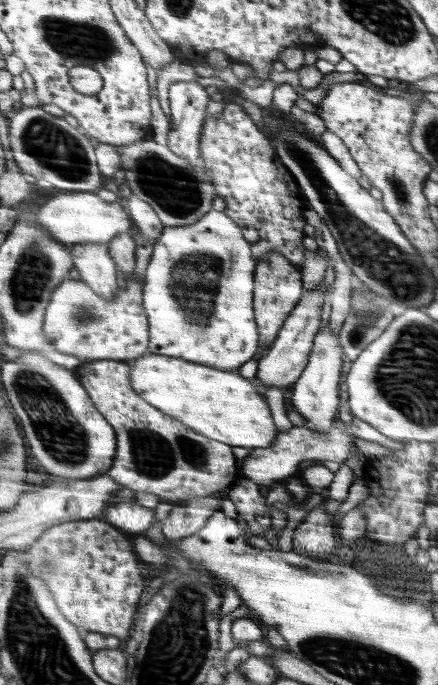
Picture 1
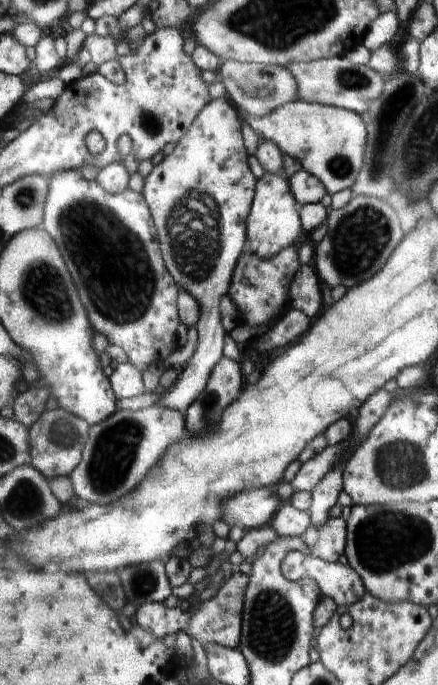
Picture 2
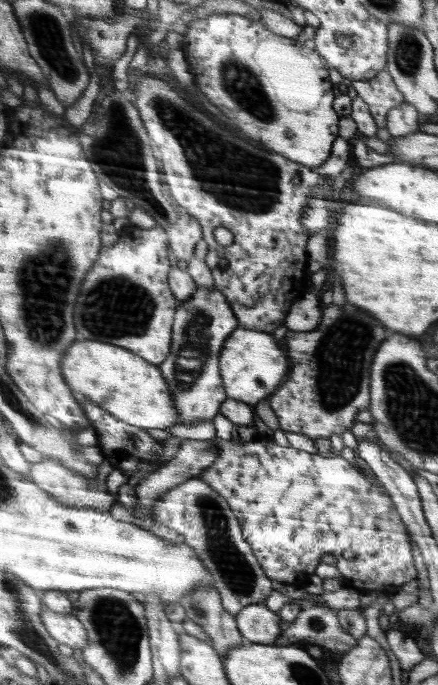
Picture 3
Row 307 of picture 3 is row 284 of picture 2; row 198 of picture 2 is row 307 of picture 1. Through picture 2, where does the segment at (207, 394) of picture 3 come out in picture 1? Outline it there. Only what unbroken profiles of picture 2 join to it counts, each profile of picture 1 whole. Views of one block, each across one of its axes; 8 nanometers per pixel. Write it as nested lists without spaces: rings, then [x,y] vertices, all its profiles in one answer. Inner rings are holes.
[[[209,212],[205,218],[201,218],[197,224],[191,226],[177,226],[177,228],[165,228],[163,236],[157,240],[157,244],[153,244],[153,256],[151,262],[147,266],[147,278],[145,278],[145,306],[147,306],[147,314],[151,318],[151,354],[159,354],[159,356],[173,356],[173,358],[183,358],[195,364],[205,364],[211,368],[219,368],[219,370],[239,370],[243,368],[243,364],[255,360],[259,348],[261,348],[261,332],[259,332],[259,322],[257,322],[257,314],[255,314],[255,272],[259,268],[259,260],[253,256],[253,242],[245,240],[243,236],[243,228],[231,220],[225,212]]]

